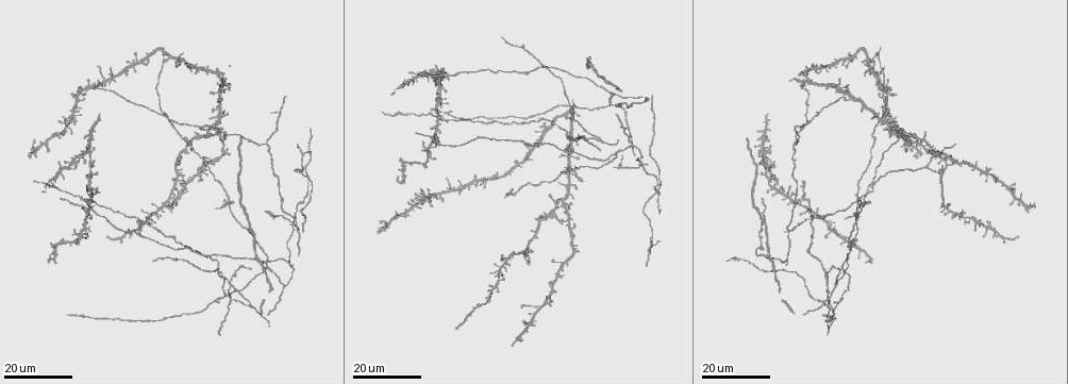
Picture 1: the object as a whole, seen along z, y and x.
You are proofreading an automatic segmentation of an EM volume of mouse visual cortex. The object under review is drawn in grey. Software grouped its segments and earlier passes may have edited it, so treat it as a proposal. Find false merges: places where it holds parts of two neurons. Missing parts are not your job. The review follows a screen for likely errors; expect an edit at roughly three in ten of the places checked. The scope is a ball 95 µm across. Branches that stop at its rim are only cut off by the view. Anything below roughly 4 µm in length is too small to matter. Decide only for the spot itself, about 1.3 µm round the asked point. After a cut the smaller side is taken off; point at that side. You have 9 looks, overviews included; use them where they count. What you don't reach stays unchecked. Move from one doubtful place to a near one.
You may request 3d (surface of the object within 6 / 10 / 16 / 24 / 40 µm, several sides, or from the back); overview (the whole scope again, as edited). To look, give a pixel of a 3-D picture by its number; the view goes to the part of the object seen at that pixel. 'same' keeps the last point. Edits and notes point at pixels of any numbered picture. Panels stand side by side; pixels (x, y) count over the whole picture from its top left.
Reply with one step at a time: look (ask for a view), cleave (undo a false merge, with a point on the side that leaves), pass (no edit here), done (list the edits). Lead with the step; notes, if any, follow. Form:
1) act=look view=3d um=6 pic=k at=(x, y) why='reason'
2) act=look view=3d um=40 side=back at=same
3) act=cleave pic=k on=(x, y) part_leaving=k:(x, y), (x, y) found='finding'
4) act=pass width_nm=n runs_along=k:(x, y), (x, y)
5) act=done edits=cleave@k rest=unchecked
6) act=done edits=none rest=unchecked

act=look view=3d um=24 pic=1 at=(102, 81)

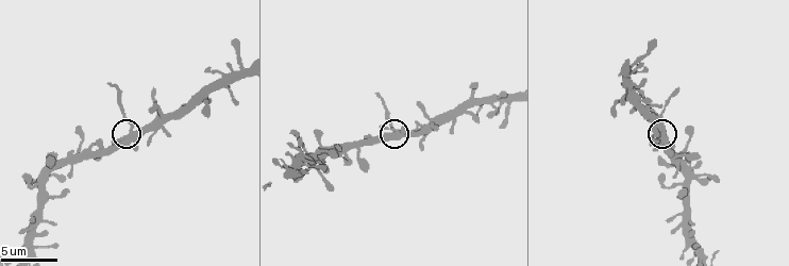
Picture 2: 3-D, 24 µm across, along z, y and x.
act=look view=3d um=6 pic=2 at=(131, 124)

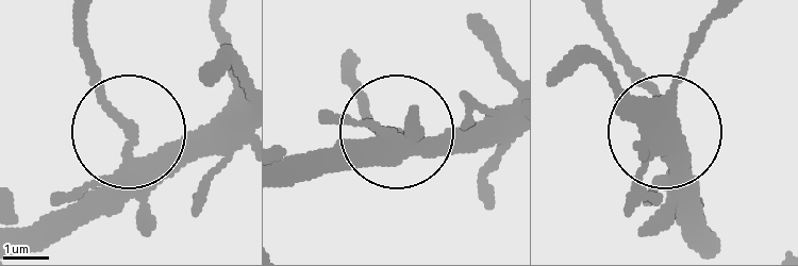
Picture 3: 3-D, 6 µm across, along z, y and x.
act=cleave pic=3 on=(92, 85) side_arm_um=6 part_leaving=3:(129, 135), (83, 25) found='two neurons meet here'

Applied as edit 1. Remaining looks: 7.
act=look view=3d um=16 pic=1 at=(293, 222) why='arms run side by side'

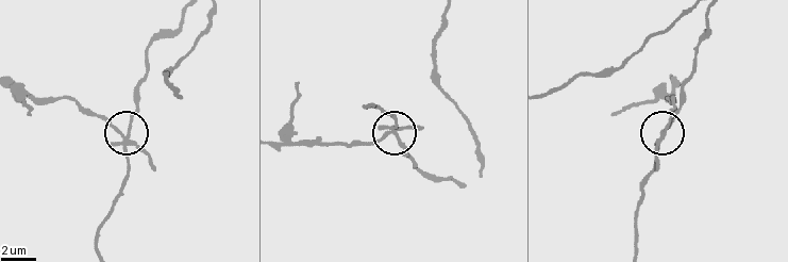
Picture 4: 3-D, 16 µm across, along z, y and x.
act=look view=3d um=6 pic=4 at=(389, 135) why='closer look'

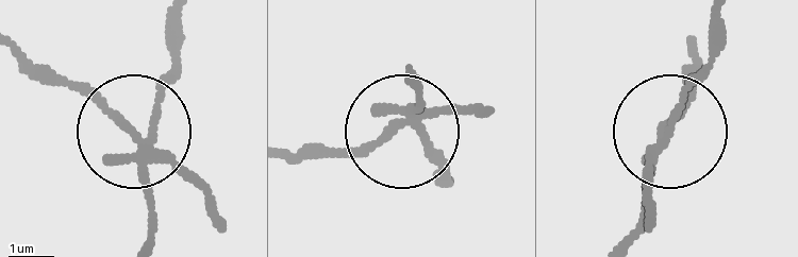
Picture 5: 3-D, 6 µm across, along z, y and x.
act=cleave pic=5 on=(105, 105) width_nm=200 found='a second neuron is stuck on'

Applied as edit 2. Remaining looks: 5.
act=look view=3d um=24 pic=1 at=(233, 286) why='two arms in line, one across'

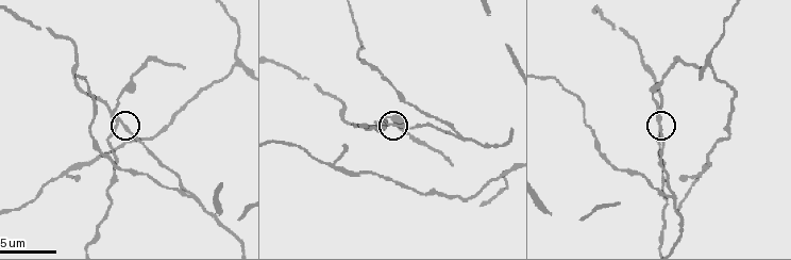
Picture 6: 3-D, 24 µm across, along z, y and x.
act=look view=3d um=6 pic=6 at=(123, 123) why='closer look'

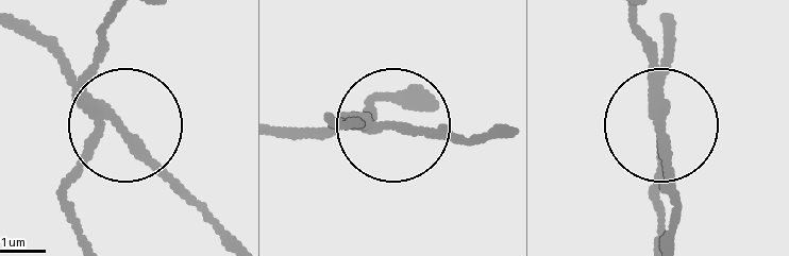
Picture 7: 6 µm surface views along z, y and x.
act=cleave pic=7 on=(101, 37) arms=3 found='two neurons meet here'

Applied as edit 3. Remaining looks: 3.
act=look view=overview

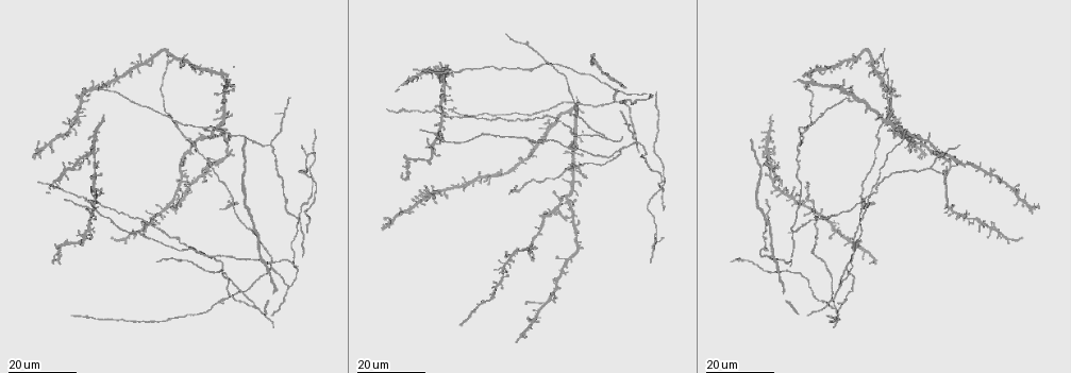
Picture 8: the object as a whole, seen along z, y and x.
act=look view=3d um=16 pic=8 at=(217, 300) why='thin arm on a thick one'

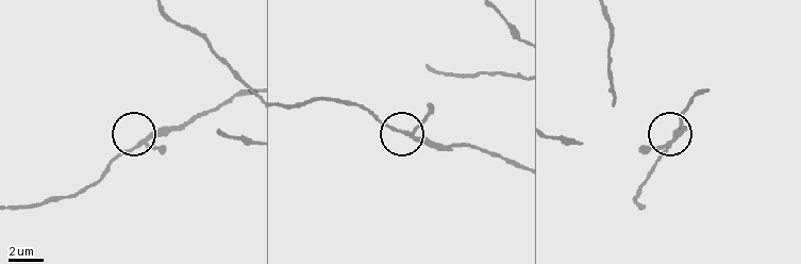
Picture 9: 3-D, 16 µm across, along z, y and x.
act=look view=3d um=10 pic=9 at=(412, 137) why='zoom in'

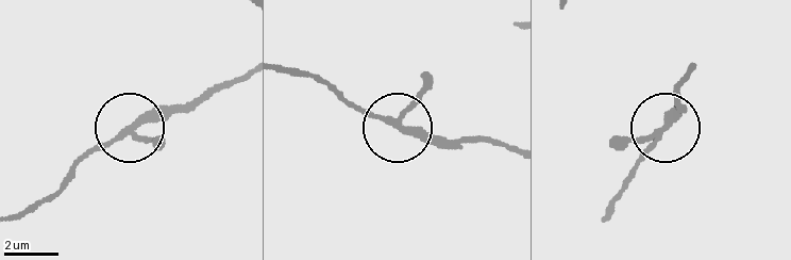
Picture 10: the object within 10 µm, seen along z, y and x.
act=pass runs_along=10:(508, 148), (488, 139), (413, 136), (365, 116), (332, 86) found='continuous, no second neuron'

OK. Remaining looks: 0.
act=done edits=cleave@3,cleave@5,cleave@7 rest=unchecked

